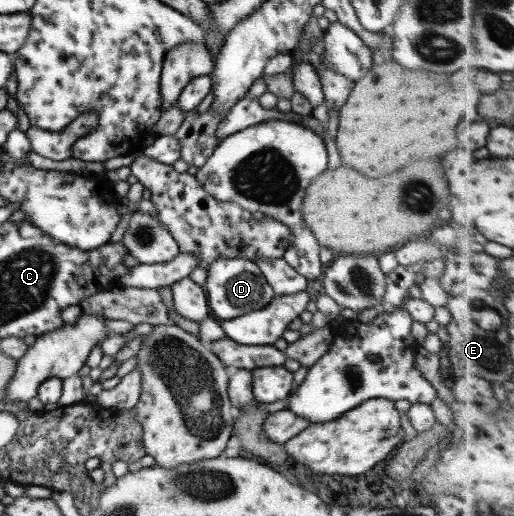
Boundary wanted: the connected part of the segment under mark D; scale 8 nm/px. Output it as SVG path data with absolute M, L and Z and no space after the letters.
M216 259L208 265L206 283L202 285L210 316L221 320L234 319L239 315L262 310L272 301L274 293L262 275L259 267L246 259Z

